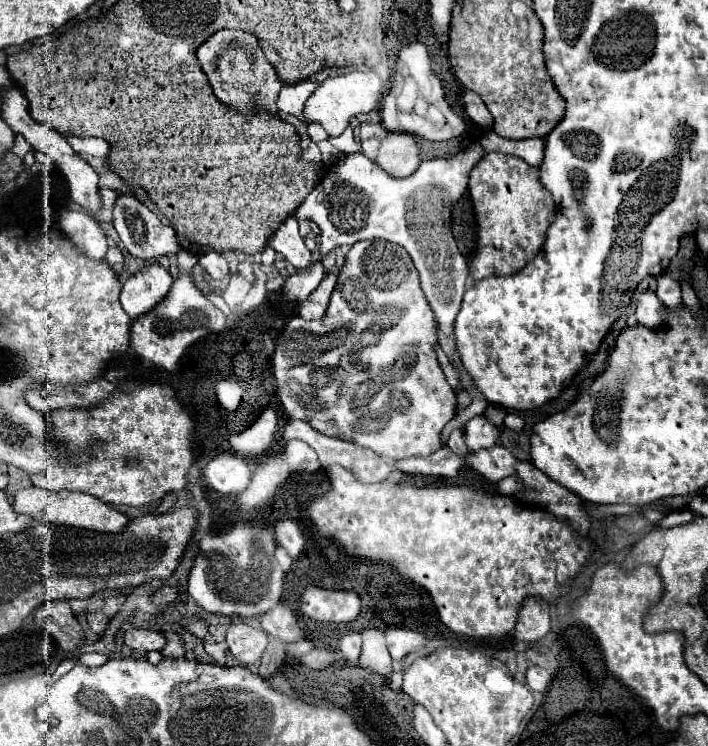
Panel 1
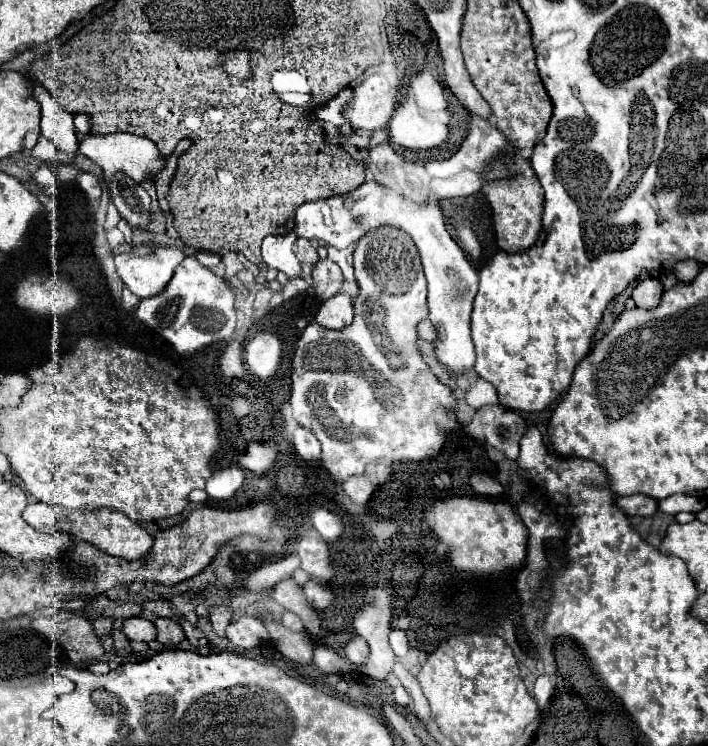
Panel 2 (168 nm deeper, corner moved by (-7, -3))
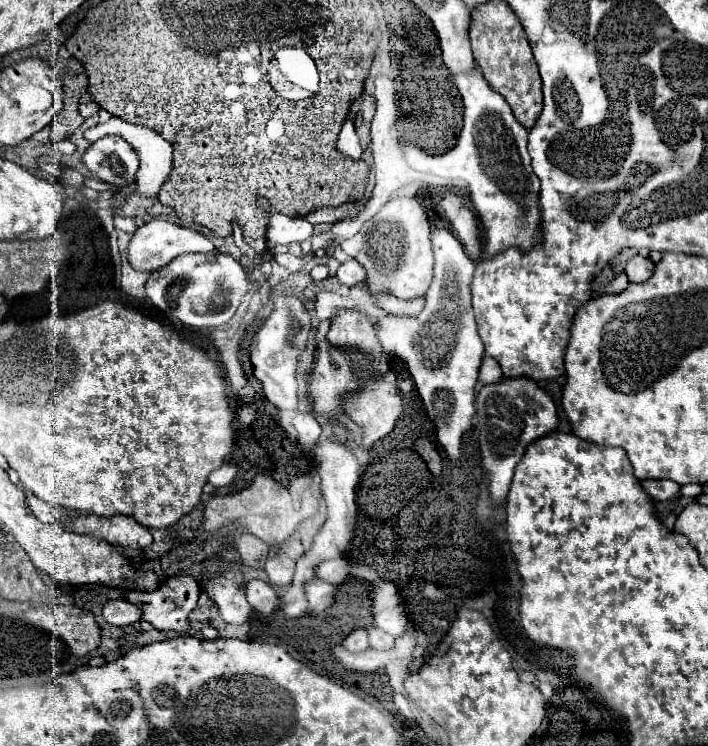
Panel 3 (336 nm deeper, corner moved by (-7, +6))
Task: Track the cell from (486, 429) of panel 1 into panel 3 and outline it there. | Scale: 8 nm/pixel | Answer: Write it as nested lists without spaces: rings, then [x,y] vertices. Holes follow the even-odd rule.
[[[503,377],[497,383],[481,387],[475,399],[475,409],[477,409],[475,417],[479,429],[477,443],[481,449],[481,465],[489,477],[491,505],[499,507],[507,501],[515,465],[517,461],[521,461],[527,445],[545,437],[545,433],[551,433],[557,427],[559,423],[557,405],[547,391],[537,389],[537,383],[529,381],[527,377]],[[499,421],[515,427],[489,427],[489,423],[499,425]]]

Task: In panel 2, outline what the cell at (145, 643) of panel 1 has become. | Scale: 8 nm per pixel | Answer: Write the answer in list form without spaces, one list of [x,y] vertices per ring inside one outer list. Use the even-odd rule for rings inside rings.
[[[129,618],[123,624],[121,632],[133,642],[153,642],[153,640],[157,640],[155,624],[145,620],[145,618]]]

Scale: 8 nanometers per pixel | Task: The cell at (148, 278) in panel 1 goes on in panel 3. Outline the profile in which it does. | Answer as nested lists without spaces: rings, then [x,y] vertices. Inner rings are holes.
[[[153,219],[153,221],[141,225],[137,229],[137,233],[133,235],[133,239],[129,243],[129,263],[137,271],[149,271],[151,273],[155,269],[161,269],[169,261],[173,261],[177,255],[183,255],[183,253],[209,253],[213,249],[215,249],[215,245],[203,233],[193,231],[189,227],[179,227],[179,225],[175,225],[171,221],[165,221],[165,219]]]

